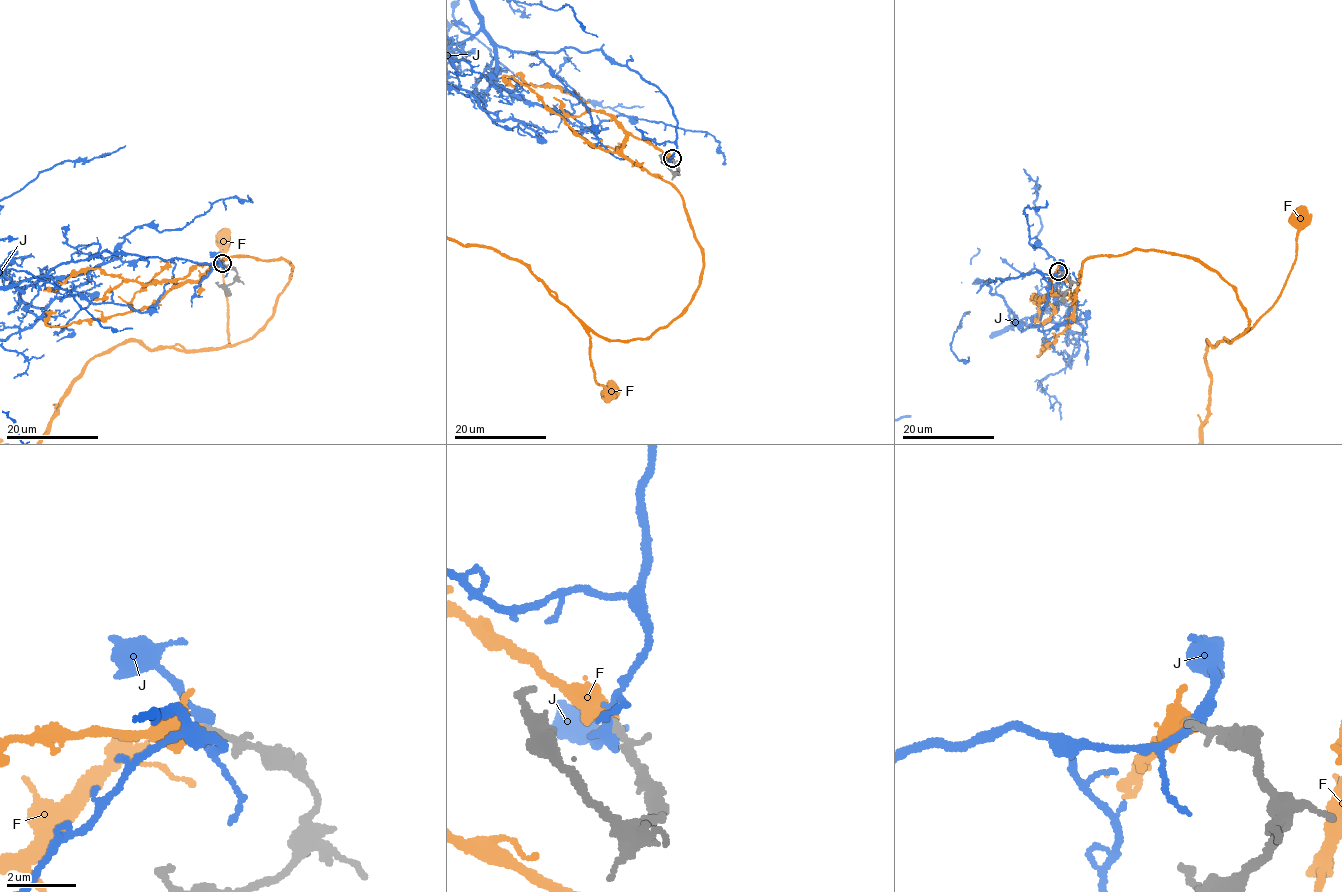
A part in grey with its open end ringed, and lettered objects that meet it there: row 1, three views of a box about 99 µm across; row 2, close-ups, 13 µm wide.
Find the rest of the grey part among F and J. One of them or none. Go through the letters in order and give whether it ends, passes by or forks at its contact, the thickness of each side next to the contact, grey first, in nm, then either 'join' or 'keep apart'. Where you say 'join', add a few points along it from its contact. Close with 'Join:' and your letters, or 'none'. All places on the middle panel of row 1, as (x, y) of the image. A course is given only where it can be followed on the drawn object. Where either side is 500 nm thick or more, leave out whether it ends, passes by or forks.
F: it passes by; 150 nm thick on the grey side, 240 nm on the other; join; it runs (672, 158), (630, 134), (622, 148), (680, 194), (702, 279), (644, 339), (590, 330), (595, 381), (610, 388)
J: it passes by; 150 nm thick on the grey side, 340 nm on the other; keep apart
Join: F

